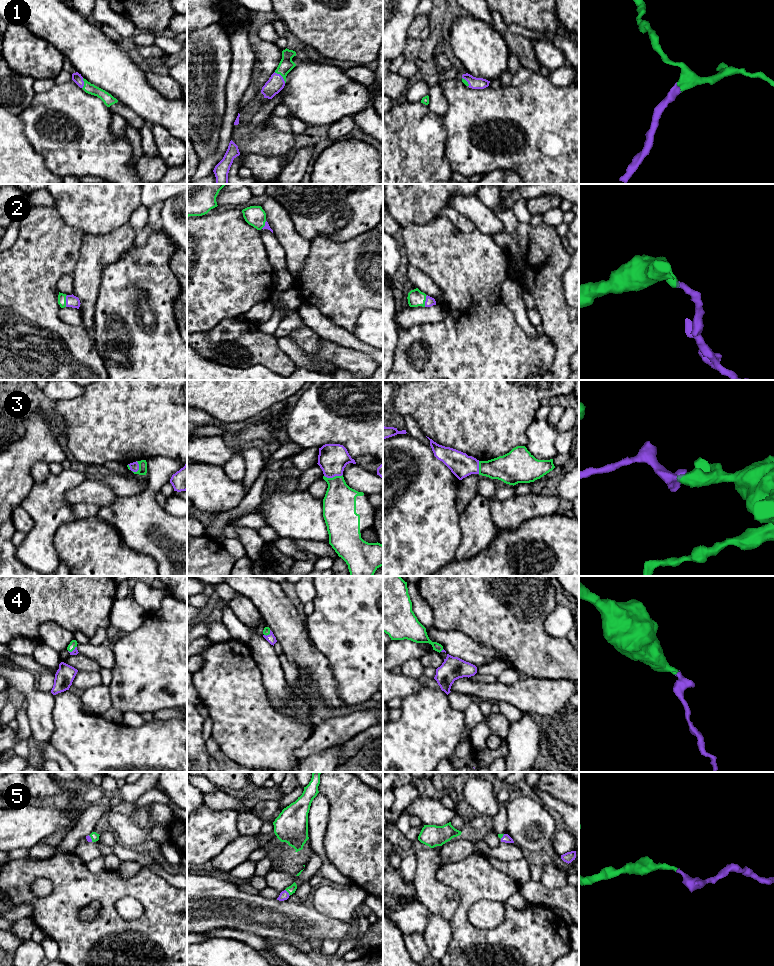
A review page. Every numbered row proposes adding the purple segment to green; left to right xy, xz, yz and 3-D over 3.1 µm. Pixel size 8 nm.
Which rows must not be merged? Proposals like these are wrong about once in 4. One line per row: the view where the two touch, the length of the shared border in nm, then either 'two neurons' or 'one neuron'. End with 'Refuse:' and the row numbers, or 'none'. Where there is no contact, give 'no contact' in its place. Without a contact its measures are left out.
1: contact in xz; length 130 nm; one neuron
2: contact in xy; length 100 nm; one neuron
3: contact in xz; length 150 nm; one neuron
4: contact in xy; length 80 nm; one neuron
5: contact in xz; length 70 nm; one neuron
Refuse: none

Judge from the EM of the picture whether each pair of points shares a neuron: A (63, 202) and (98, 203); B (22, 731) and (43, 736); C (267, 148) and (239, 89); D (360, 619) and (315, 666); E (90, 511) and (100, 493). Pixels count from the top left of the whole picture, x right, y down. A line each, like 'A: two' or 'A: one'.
A: one
B: two
C: two
D: two
E: two

